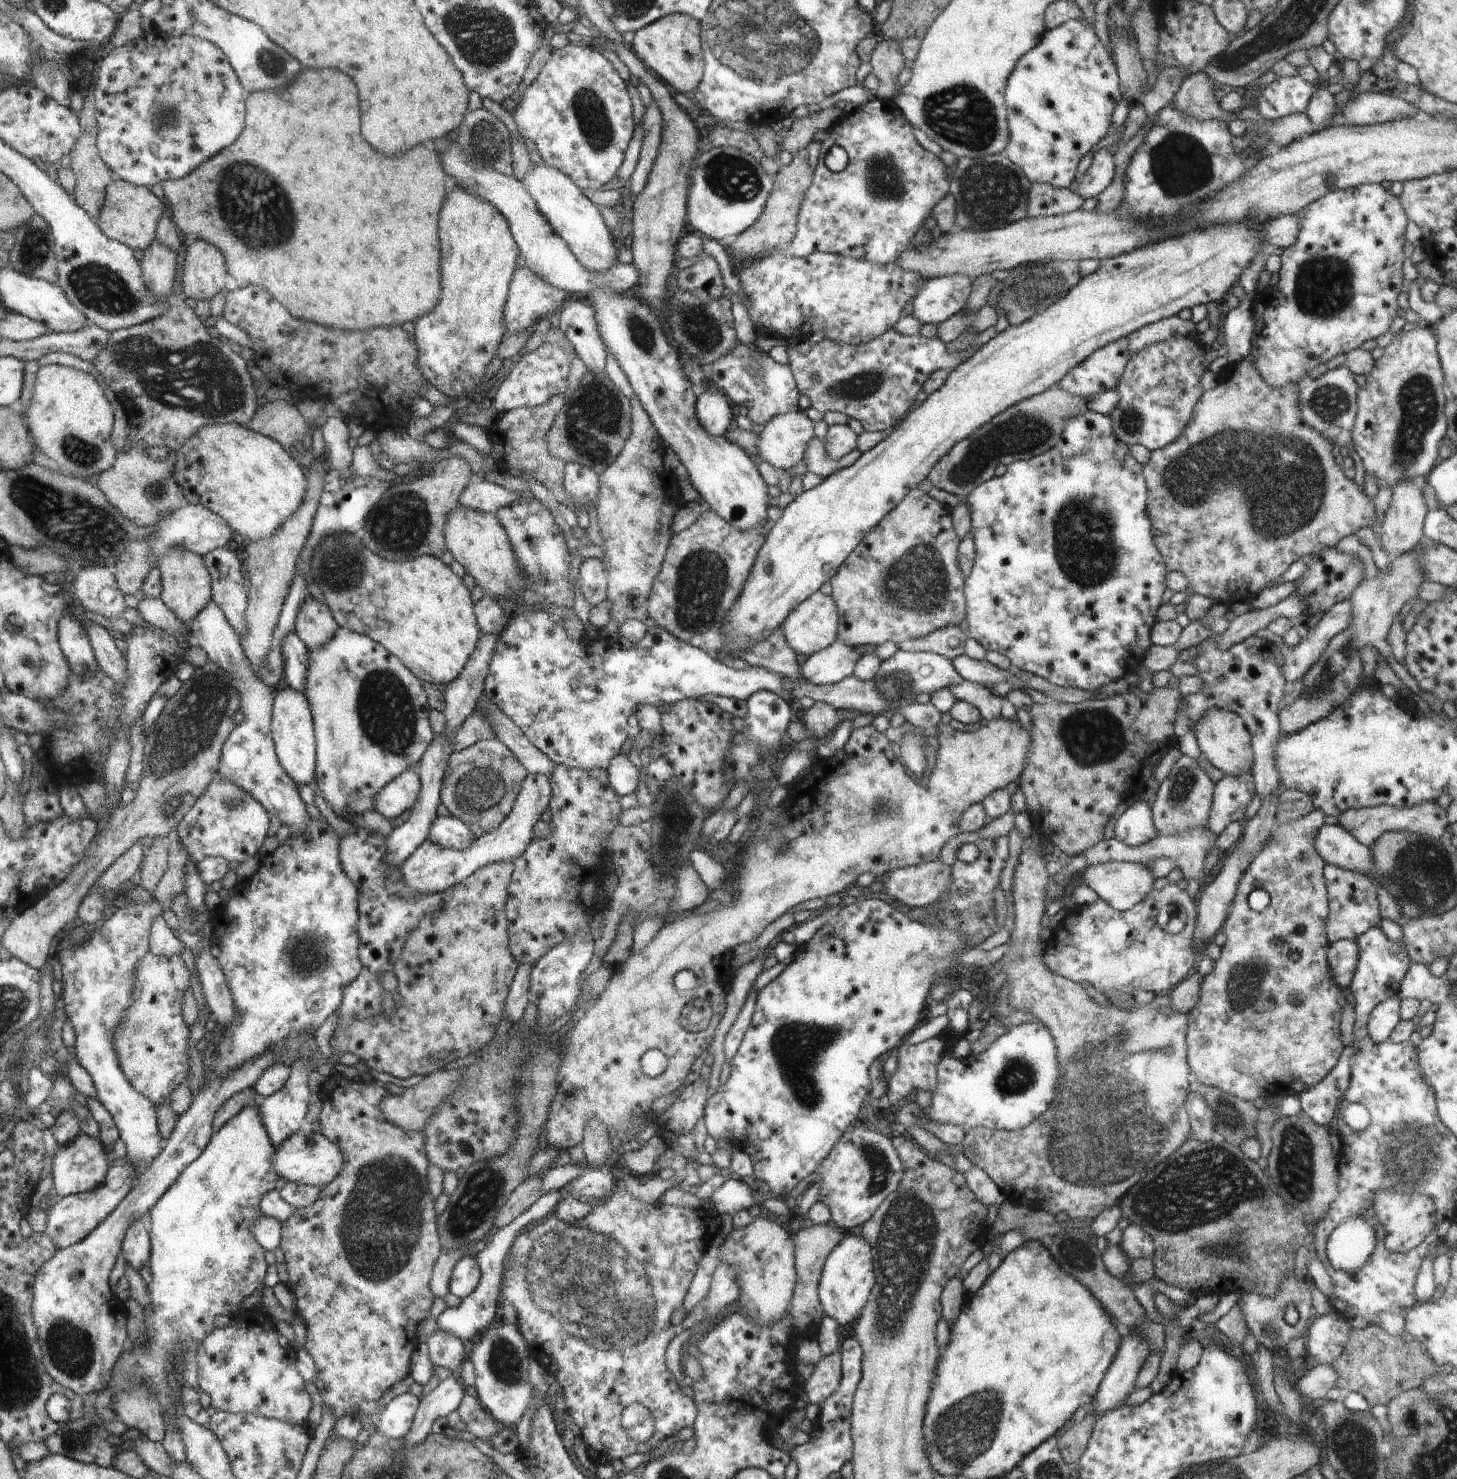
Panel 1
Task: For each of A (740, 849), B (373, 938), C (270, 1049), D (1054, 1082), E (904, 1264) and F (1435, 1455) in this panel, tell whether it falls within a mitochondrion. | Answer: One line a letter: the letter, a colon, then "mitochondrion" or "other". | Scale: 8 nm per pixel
A: other
B: other
C: other
D: mitochondrion
E: mitochondrion
F: mitochondrion

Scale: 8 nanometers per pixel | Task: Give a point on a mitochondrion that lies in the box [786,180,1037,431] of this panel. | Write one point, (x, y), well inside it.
(859, 386)

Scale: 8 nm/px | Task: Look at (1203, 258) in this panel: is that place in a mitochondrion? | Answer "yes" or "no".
no

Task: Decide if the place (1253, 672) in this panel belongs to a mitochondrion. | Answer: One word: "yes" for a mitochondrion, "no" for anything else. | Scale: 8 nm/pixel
no

